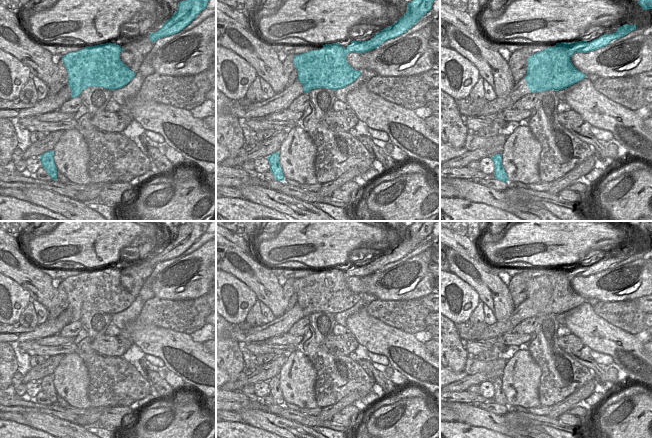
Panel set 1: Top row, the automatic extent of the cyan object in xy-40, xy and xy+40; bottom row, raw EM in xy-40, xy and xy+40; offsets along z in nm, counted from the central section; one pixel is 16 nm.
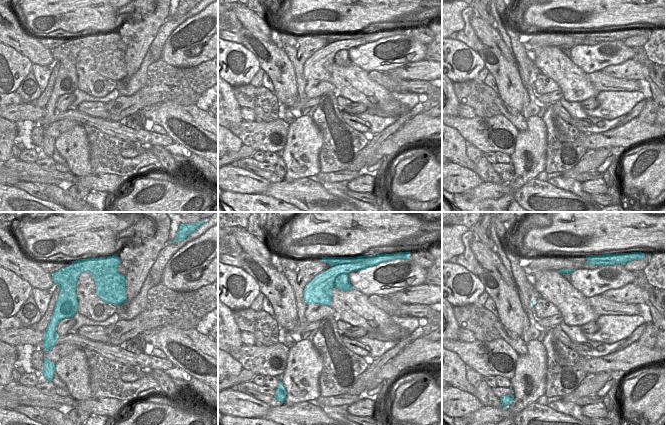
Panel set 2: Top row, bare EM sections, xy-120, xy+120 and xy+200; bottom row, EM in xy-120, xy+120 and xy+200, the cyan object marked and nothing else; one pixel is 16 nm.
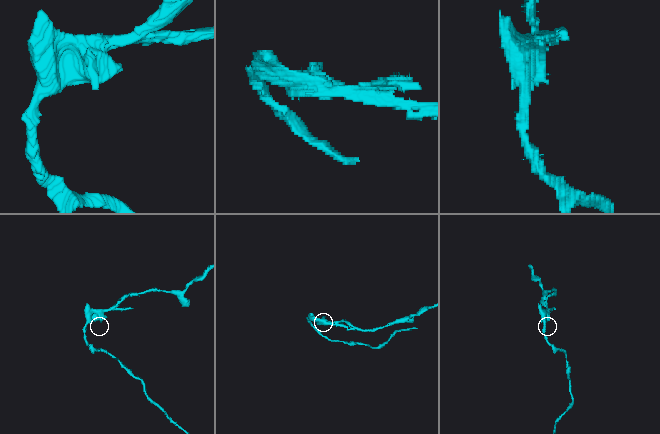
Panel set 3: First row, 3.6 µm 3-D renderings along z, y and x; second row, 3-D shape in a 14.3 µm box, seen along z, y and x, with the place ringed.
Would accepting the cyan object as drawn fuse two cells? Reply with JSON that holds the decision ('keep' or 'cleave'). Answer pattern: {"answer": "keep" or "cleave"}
{"answer": "cleave"}

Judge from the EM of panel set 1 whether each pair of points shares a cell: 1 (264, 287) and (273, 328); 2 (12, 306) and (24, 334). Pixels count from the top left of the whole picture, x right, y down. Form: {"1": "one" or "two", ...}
{"1": "two", "2": "two"}

